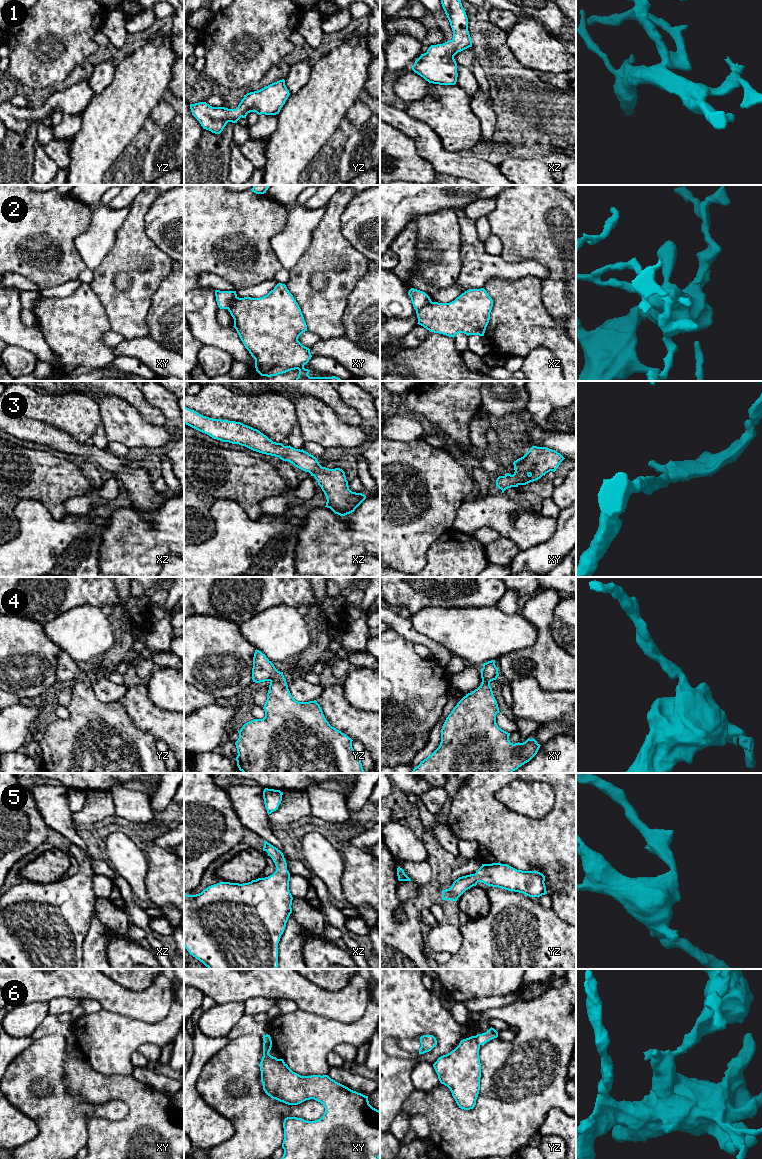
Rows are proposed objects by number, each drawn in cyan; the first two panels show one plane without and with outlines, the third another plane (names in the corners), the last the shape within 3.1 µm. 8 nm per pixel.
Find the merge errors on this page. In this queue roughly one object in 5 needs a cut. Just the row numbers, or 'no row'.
2, 6

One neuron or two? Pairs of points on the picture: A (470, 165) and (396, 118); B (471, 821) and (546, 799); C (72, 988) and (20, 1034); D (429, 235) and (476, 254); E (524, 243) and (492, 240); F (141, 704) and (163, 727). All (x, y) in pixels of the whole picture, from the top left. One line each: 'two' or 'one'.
A: one
B: two
C: two
D: two
E: two
F: one

